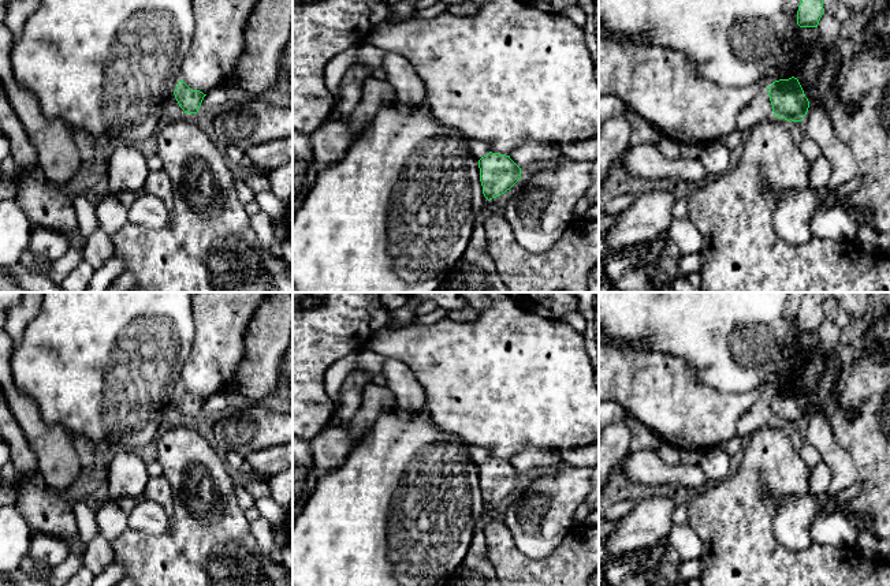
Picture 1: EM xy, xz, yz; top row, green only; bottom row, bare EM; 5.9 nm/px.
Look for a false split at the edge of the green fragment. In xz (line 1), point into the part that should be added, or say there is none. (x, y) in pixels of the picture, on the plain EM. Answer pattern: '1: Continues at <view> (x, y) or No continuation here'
1: No continuation here

